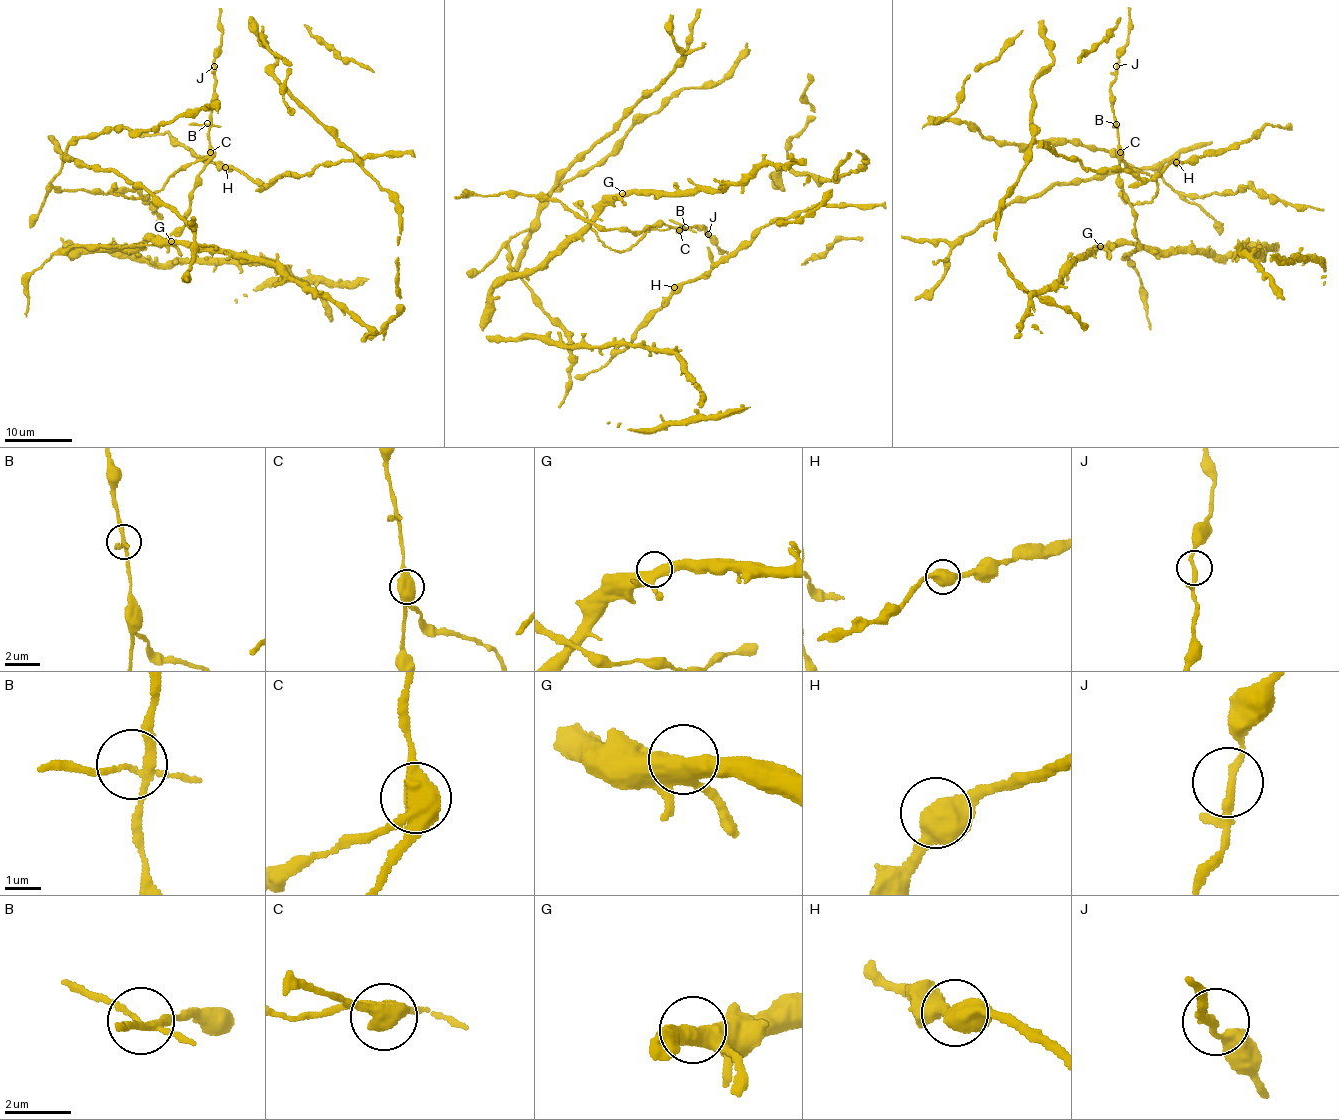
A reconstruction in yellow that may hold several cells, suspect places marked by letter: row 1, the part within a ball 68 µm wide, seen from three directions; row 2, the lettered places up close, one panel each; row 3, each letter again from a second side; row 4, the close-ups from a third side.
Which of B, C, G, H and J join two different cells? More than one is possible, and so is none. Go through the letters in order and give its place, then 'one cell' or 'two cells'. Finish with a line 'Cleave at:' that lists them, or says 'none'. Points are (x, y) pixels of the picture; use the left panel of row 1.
B: place (207, 123); one cell
C: place (210, 152); two cells
G: place (171, 241); one cell
H: place (225, 167); one cell
J: place (214, 66); one cell
Cleave at: C

